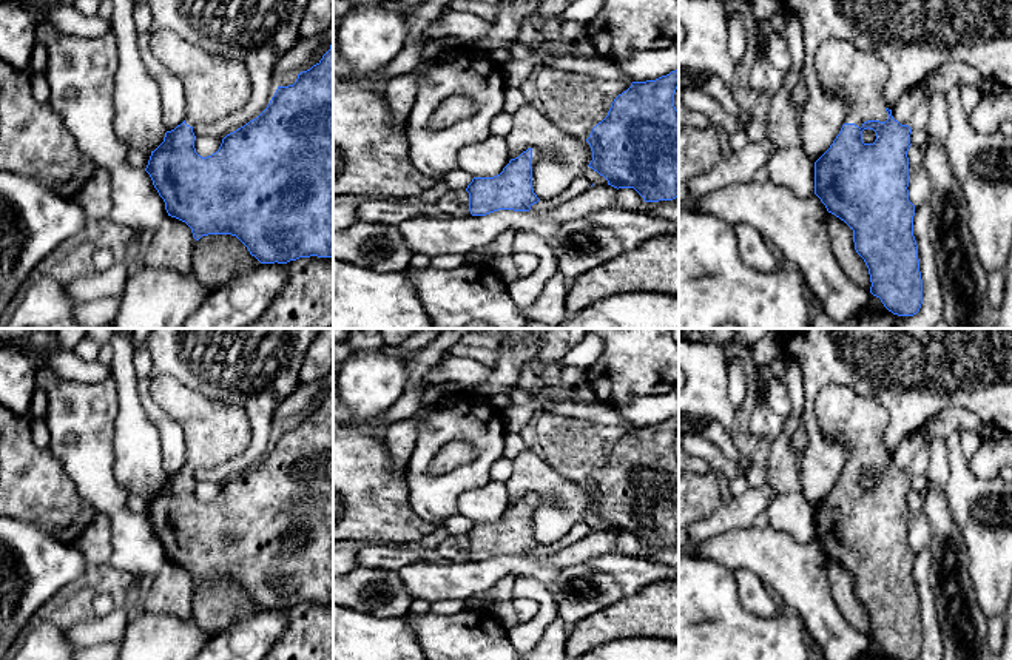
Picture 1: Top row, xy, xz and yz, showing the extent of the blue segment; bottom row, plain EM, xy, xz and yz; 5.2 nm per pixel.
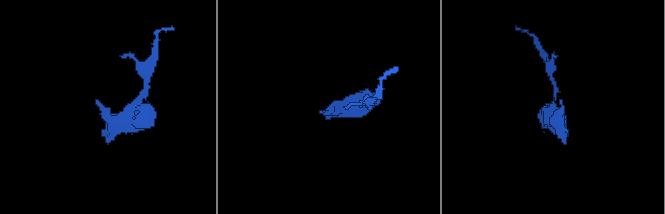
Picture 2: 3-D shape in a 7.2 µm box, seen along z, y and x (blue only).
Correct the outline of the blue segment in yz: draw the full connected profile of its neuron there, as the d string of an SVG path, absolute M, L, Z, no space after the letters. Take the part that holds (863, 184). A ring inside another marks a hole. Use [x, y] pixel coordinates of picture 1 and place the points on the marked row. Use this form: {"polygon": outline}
{"polygon": "M832 39L822 43L815 57L818 77L825 91L845 99L845 122L830 148L815 162L815 194L827 211L844 221L853 230L856 253L864 259L870 274L870 293L898 316L913 316L923 304L923 279L918 245L913 236L915 205L909 200L909 157L912 128L893 119L884 100L889 77L887 65L875 54L859 51L848 42ZM864 130L873 130L876 140L865 143Z"}

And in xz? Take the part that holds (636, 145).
{"polygon": "M679 68L656 80L632 82L619 94L608 116L599 122L586 142L592 151L589 168L614 188L634 188L645 202L673 200L679 196L679 111L674 94Z"}

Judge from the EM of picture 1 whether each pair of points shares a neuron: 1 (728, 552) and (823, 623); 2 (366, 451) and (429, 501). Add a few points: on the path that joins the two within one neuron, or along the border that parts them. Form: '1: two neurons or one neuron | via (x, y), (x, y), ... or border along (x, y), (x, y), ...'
1: one neuron | via (753, 552), (758, 552), (804, 599)
2: two neurons | border along (404, 475), (409, 506), (421, 518)

